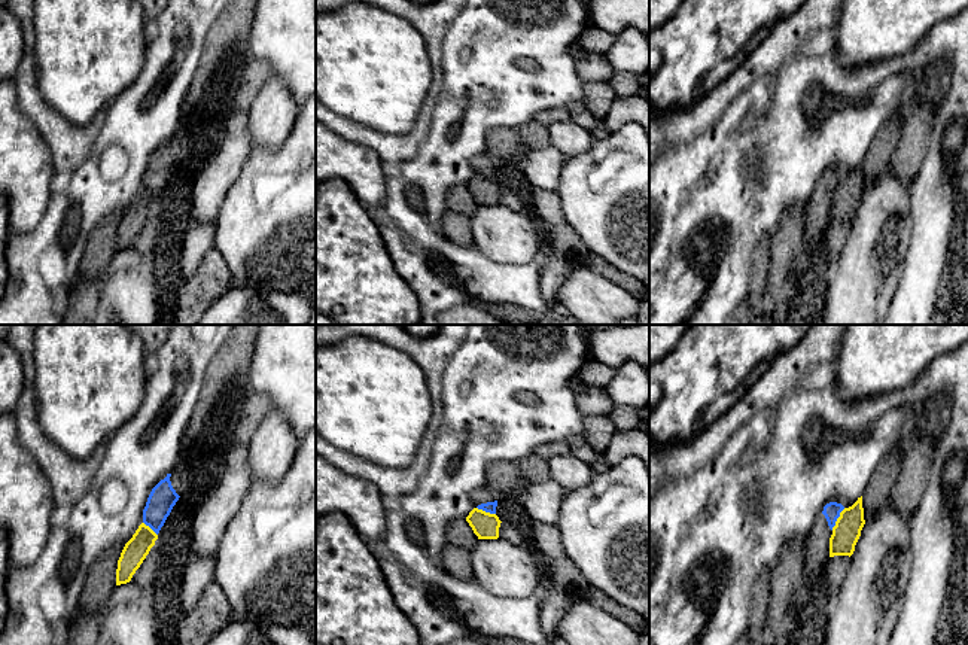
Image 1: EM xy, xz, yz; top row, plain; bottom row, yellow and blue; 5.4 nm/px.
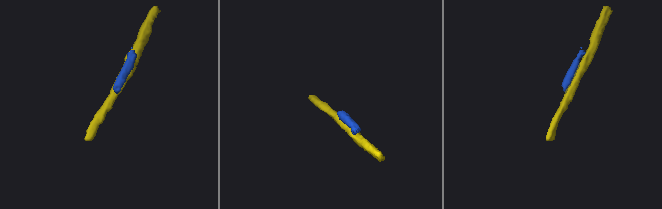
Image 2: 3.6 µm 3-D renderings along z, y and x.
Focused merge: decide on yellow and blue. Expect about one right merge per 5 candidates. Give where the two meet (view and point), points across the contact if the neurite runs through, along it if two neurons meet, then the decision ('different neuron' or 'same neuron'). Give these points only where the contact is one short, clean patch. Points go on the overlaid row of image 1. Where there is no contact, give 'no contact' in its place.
contact yz (837, 519); different neuron

